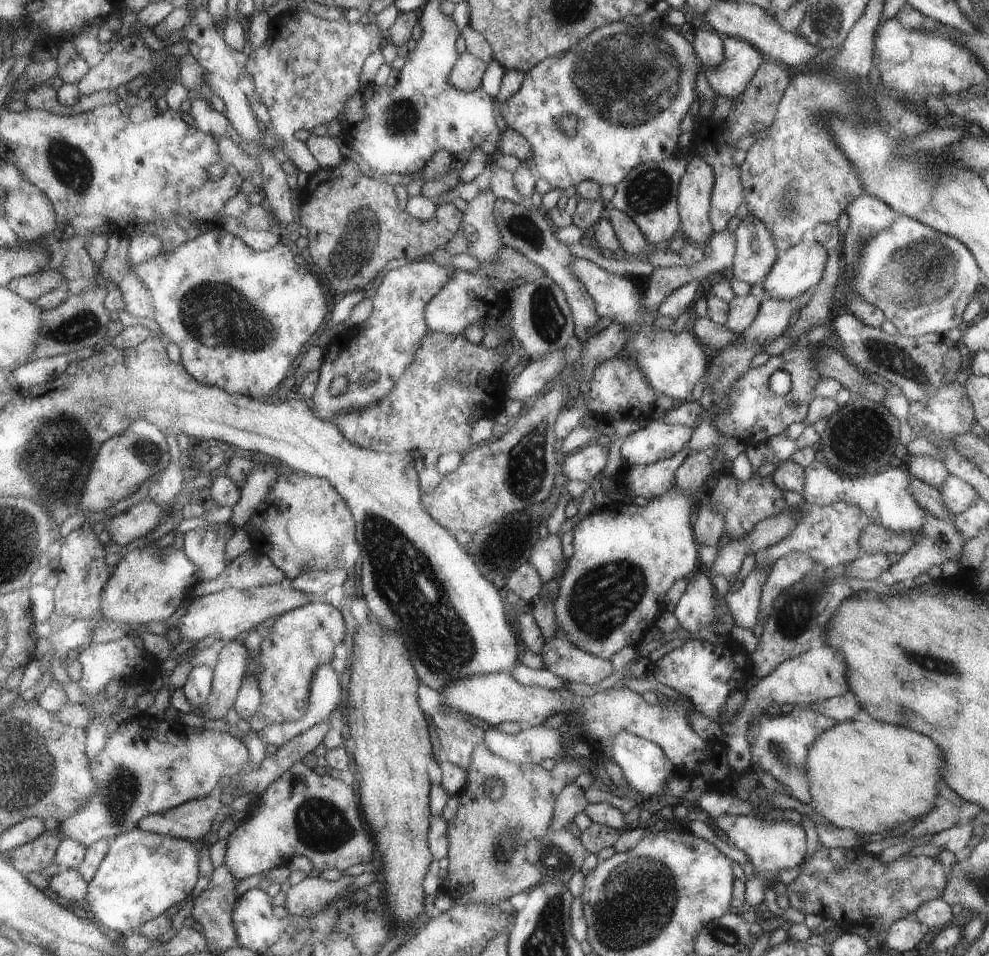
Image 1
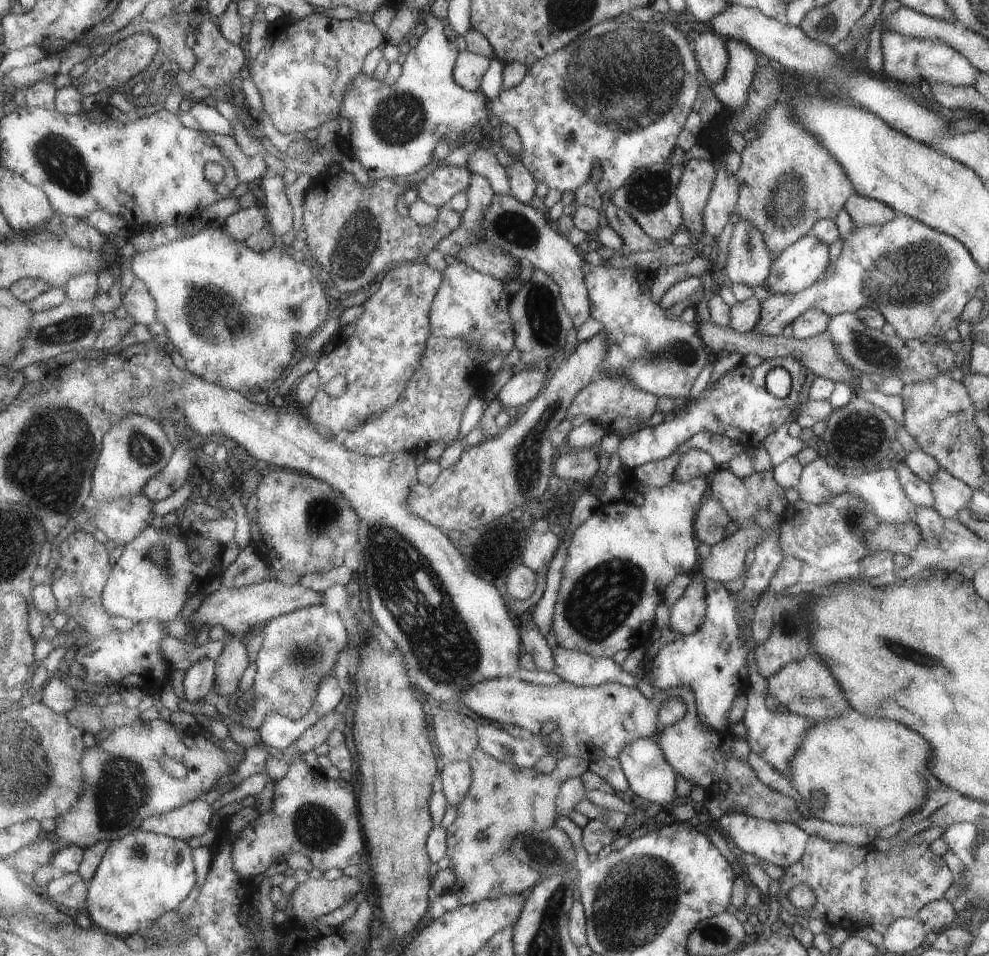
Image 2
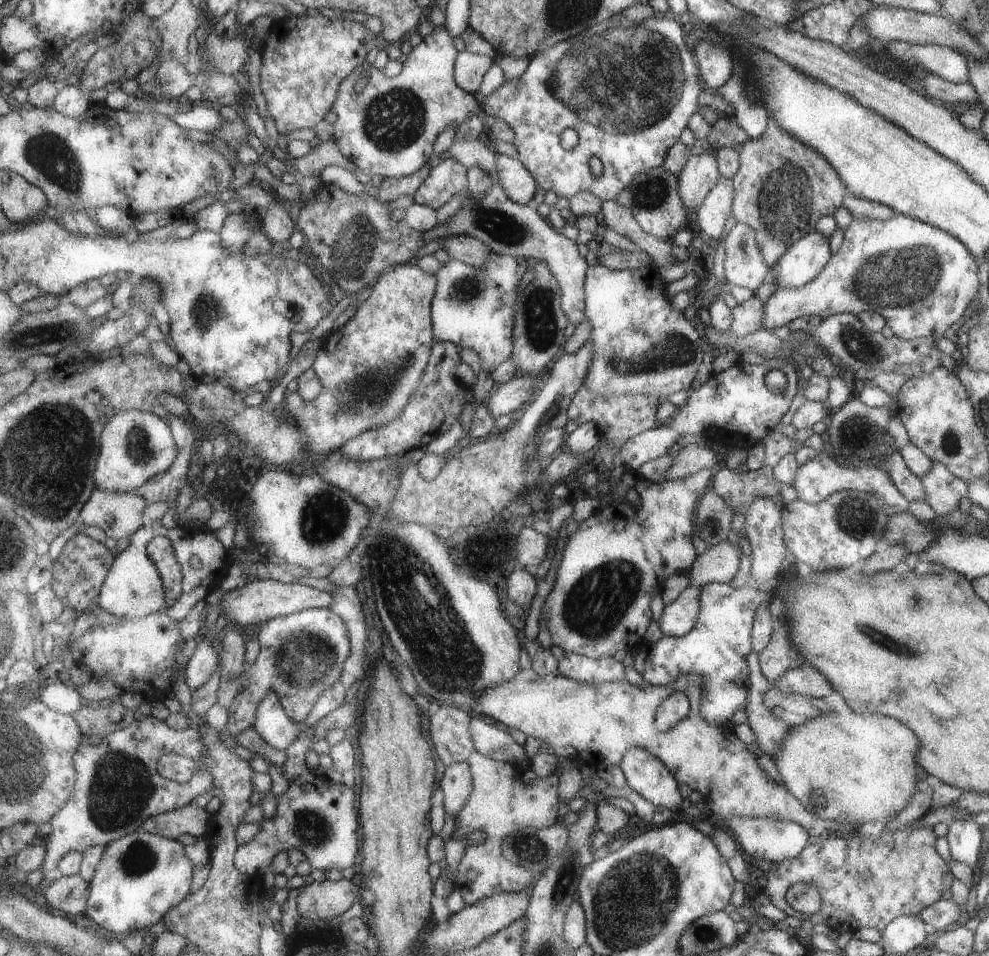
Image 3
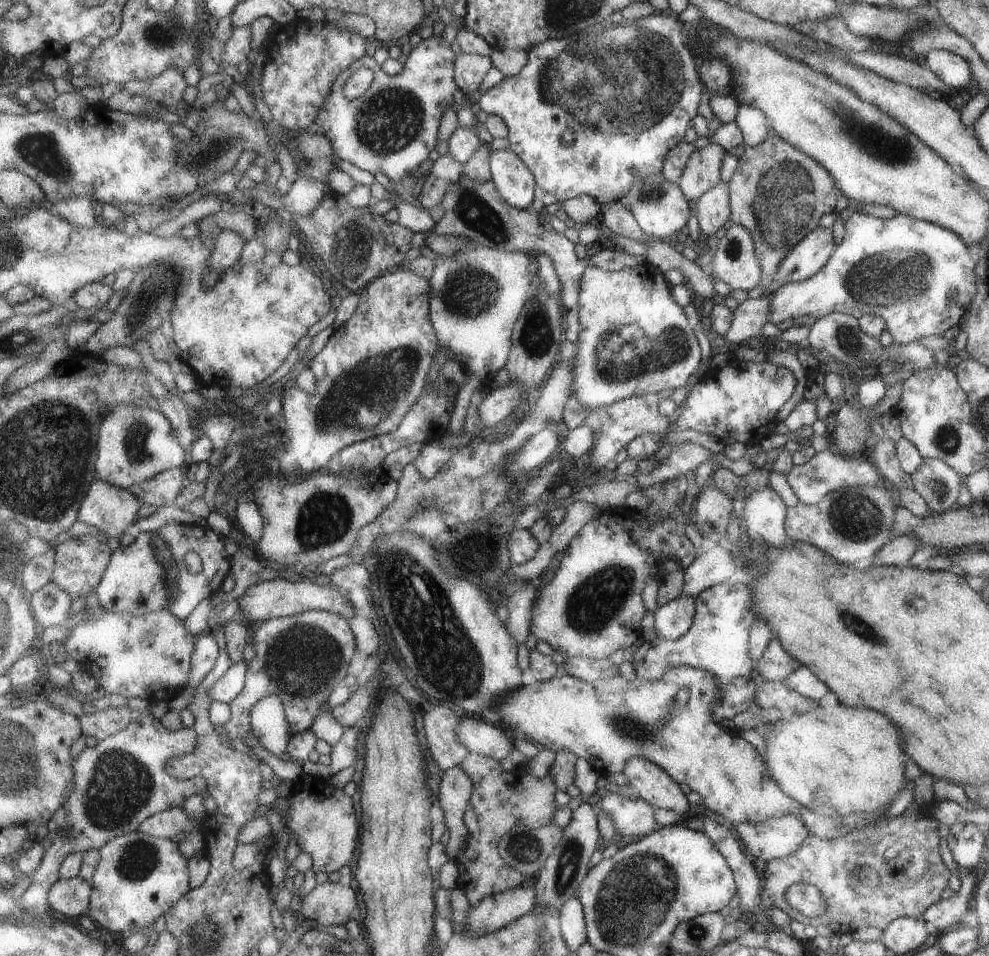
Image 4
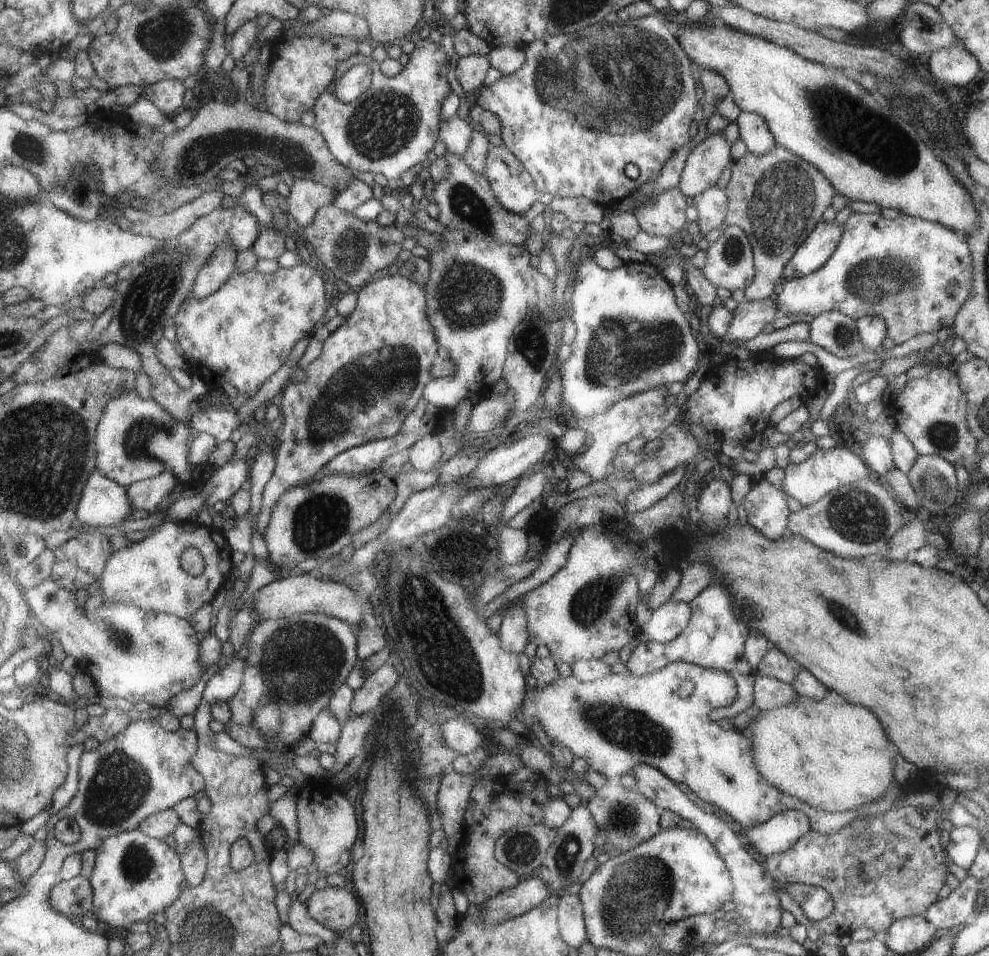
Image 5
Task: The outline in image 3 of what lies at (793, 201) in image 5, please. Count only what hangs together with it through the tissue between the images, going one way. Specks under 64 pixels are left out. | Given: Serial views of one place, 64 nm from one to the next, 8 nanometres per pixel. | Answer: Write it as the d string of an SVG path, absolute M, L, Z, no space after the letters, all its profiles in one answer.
M767 118L767 128L757 140L747 140L743 144L739 152L739 168L733 174L731 182L735 182L733 218L741 224L751 226L757 232L759 250L771 268L789 250L789 246L809 234L823 216L833 216L837 208L843 206L843 200L849 194L849 190L837 176L835 168L825 160L825 156L785 132L773 118Z

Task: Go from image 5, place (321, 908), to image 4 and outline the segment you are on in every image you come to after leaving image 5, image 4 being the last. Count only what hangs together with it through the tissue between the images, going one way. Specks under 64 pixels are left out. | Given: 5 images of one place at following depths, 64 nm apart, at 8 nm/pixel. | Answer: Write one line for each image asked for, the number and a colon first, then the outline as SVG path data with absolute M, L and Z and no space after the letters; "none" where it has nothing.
4: M327 882L315 886L301 900L301 918L319 922L321 928L347 924L357 916L357 892L345 882Z

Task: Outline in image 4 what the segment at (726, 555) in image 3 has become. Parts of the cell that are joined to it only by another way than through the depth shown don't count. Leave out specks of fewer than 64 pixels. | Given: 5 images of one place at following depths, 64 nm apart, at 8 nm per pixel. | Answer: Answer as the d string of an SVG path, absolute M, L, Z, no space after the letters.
M719 544L713 550L709 550L707 554L699 556L689 570L685 570L685 592L683 596L691 596L691 598L699 598L705 590L725 582L725 578L729 578L735 568L739 566L739 562L735 560L735 556L729 554L729 546L727 544Z

